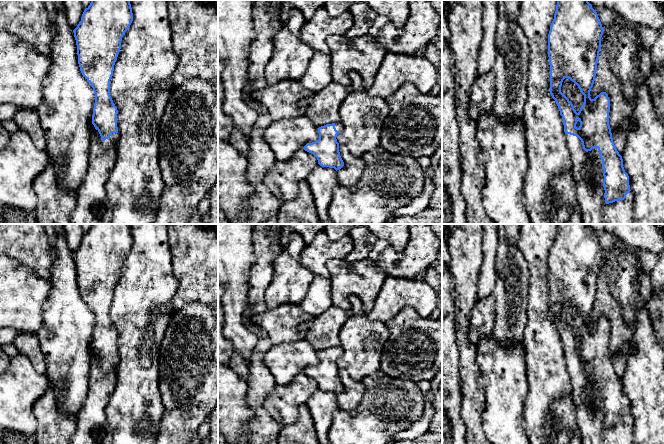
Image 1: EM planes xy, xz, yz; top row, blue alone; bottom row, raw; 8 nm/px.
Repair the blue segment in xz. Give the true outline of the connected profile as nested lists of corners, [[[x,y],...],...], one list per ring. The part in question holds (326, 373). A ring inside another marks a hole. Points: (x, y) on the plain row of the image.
[[[340,346],[321,350],[318,352],[319,363],[307,367],[303,373],[313,378],[320,390],[334,392],[337,395],[344,390],[336,363],[342,354],[343,350]]]

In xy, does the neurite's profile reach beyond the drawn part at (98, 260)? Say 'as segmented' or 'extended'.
extended

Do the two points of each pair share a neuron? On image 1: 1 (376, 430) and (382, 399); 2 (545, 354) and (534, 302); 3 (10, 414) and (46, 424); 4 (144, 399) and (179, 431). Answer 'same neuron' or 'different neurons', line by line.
1: same neuron
2: same neuron
3: different neurons
4: different neurons

